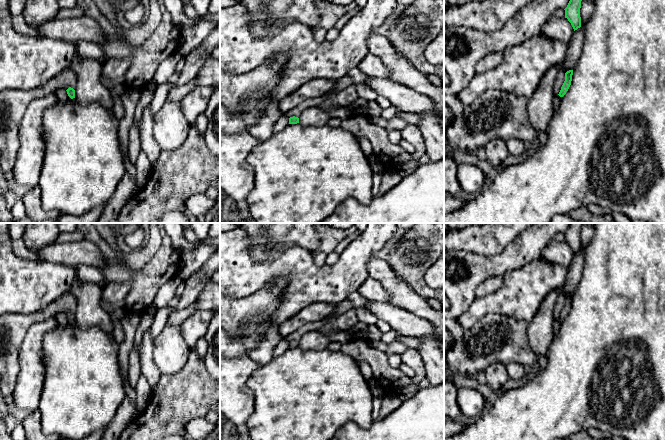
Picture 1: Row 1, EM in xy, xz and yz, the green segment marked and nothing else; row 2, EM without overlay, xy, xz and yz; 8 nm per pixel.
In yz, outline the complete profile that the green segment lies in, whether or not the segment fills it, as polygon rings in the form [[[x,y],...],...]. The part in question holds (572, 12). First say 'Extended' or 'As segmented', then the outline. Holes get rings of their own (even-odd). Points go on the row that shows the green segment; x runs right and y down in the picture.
As segmented. [[[570,0],[565,10],[565,18],[571,23],[574,31],[581,27],[580,8],[582,0]]]

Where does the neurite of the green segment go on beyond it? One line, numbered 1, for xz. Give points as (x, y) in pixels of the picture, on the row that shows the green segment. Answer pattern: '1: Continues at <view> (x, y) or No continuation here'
1: No continuation here

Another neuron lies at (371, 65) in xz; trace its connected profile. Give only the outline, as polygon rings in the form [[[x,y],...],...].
[[[370,52],[362,59],[357,68],[369,78],[390,78],[389,69],[378,56]]]

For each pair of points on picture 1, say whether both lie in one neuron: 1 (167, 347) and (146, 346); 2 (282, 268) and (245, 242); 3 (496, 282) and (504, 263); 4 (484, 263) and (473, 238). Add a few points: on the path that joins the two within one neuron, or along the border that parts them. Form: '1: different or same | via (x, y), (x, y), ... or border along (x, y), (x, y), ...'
1: different | border along (152, 339), (152, 360), (158, 369)
2: same | via (269, 268), (256, 268), (245, 255)
3: different | border along (502, 275), (488, 277), (478, 287)
4: different | border along (503, 248), (498, 253), (488, 255), (458, 249)

